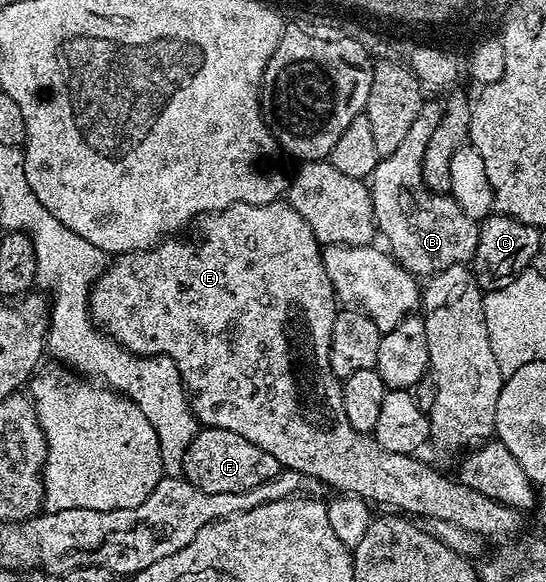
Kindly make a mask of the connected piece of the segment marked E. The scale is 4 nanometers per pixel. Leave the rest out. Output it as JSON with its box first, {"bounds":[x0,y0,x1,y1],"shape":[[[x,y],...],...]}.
{"bounds":[88,201,522,537],"shape":[[[287,201],[263,203],[257,207],[249,203],[235,203],[225,211],[217,211],[207,216],[200,225],[200,231],[204,236],[197,243],[183,243],[180,237],[168,237],[145,251],[129,251],[115,256],[110,266],[92,284],[92,290],[88,296],[88,310],[92,312],[92,322],[108,338],[119,343],[124,350],[134,355],[165,355],[174,361],[180,380],[183,381],[191,396],[192,412],[196,415],[197,424],[204,427],[230,429],[230,433],[238,433],[238,437],[246,437],[246,441],[254,441],[258,449],[266,449],[266,453],[273,455],[274,461],[278,461],[283,470],[297,471],[313,481],[337,487],[335,489],[337,492],[367,499],[369,504],[385,503],[388,506],[385,508],[395,509],[397,512],[407,513],[421,520],[425,519],[424,521],[434,519],[454,521],[454,525],[462,525],[479,537],[486,537],[486,535],[496,537],[508,533],[516,537],[521,534],[520,517],[522,515],[519,510],[499,503],[498,500],[491,500],[485,494],[478,493],[469,485],[460,482],[459,478],[447,479],[442,472],[435,471],[430,464],[423,463],[416,455],[399,455],[382,449],[382,445],[378,445],[371,434],[354,429],[354,425],[350,425],[346,417],[346,405],[342,405],[342,381],[332,372],[330,365],[332,330],[338,314],[336,290],[332,288],[332,282],[324,268],[322,244],[316,239],[301,213],[296,212]]]}

